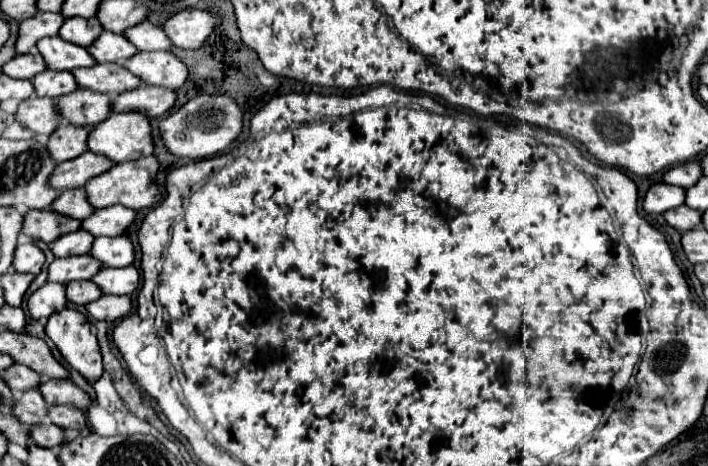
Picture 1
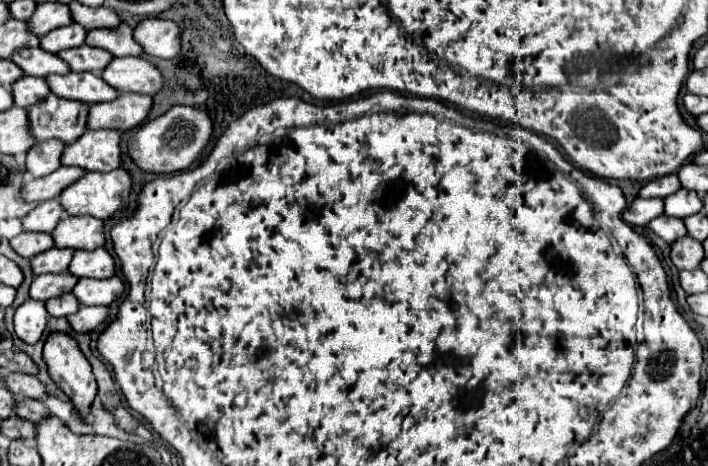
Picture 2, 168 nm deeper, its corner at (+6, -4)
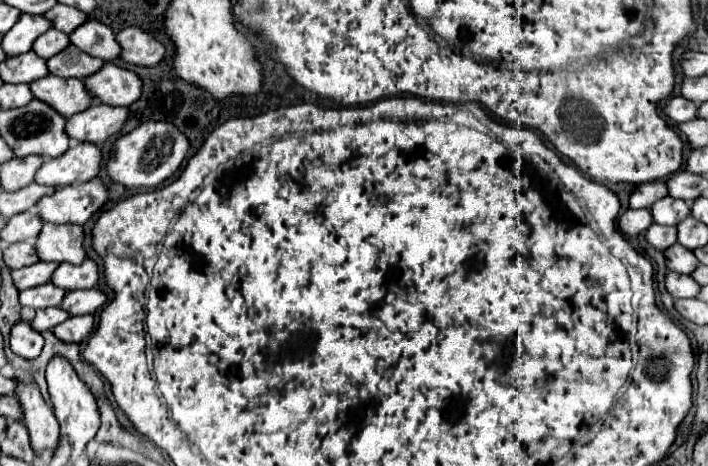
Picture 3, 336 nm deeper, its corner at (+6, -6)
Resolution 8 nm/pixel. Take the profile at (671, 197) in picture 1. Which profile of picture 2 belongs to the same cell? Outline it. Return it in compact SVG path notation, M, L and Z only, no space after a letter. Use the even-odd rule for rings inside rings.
M635 198L633 204L625 210L623 218L631 226L645 226L653 218L663 214L663 200L661 198Z

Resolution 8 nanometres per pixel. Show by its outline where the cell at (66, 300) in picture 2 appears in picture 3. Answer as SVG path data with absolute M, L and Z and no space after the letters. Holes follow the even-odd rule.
M43 308L43 310L37 310L35 318L31 320L31 326L37 332L45 332L45 330L51 330L57 324L65 322L67 318L69 318L69 314L65 310L61 310L61 308Z

